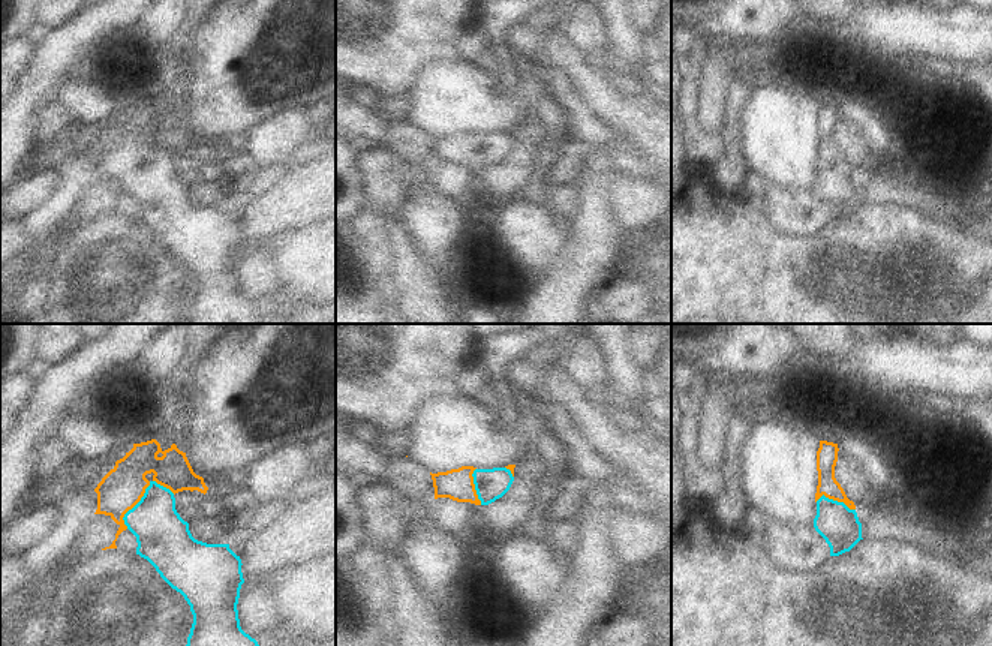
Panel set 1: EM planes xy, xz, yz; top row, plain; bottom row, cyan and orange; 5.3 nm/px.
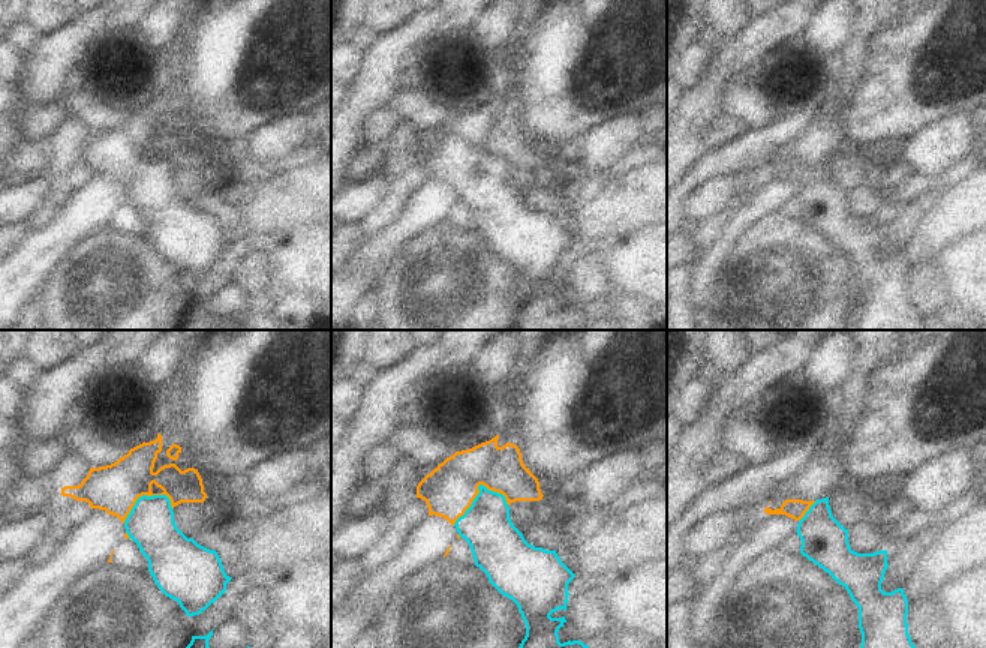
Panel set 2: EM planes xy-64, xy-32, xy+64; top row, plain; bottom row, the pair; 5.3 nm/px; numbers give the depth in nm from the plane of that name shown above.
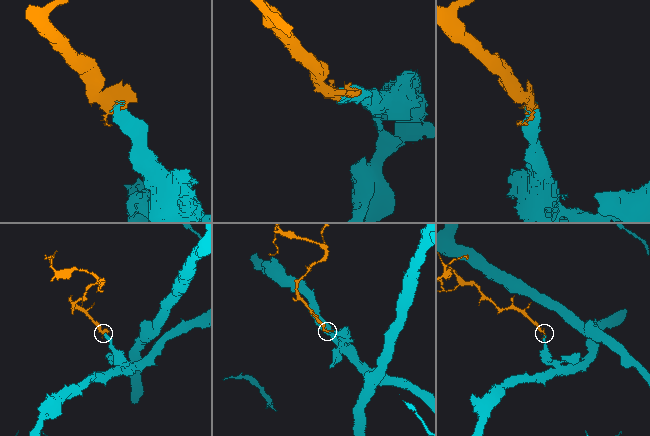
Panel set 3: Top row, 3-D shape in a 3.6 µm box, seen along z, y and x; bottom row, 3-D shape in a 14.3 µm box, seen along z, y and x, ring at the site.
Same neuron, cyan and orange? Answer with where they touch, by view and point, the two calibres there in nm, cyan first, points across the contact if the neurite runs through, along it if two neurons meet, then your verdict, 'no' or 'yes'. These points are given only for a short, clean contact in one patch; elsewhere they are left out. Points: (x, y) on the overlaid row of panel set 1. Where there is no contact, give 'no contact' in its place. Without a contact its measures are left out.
meets cyan in xy at (135, 505); 280 nm thick on the cyan side, 220 nm on the other; runs through xy (164, 538), (159, 529), (135, 505), (122, 487); yes

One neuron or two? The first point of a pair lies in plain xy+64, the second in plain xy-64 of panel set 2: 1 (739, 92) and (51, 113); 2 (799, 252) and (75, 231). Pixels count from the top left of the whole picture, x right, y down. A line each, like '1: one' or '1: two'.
1: two
2: two

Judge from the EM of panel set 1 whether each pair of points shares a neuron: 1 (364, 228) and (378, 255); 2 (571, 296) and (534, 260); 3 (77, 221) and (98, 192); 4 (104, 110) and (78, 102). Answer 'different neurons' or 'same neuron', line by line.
1: same neuron
2: different neurons
3: same neuron
4: same neuron

